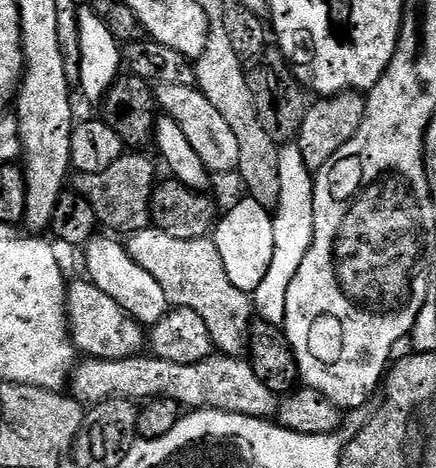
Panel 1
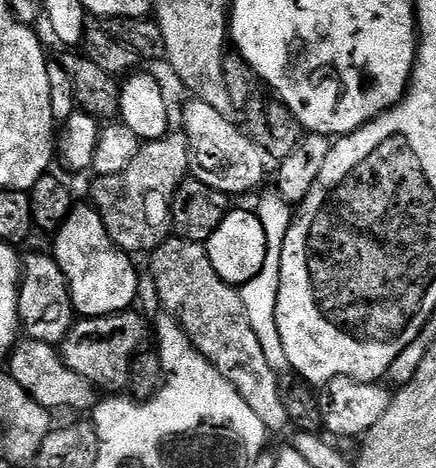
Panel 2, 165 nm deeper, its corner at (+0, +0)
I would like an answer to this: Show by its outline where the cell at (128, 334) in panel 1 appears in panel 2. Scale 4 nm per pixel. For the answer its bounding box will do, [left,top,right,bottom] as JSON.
[19,252,74,346]

